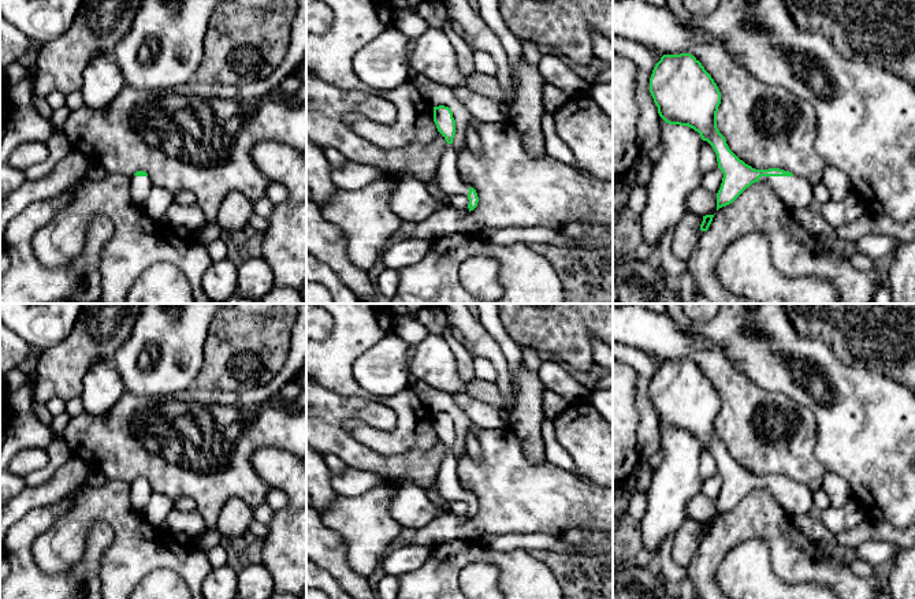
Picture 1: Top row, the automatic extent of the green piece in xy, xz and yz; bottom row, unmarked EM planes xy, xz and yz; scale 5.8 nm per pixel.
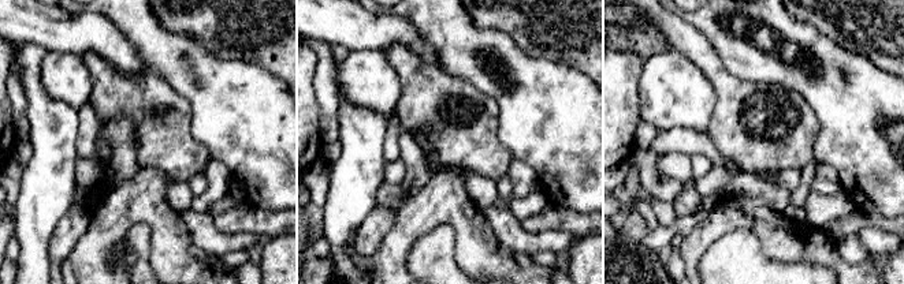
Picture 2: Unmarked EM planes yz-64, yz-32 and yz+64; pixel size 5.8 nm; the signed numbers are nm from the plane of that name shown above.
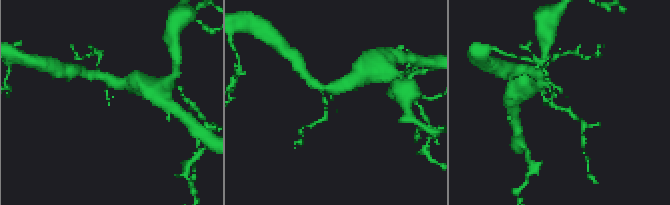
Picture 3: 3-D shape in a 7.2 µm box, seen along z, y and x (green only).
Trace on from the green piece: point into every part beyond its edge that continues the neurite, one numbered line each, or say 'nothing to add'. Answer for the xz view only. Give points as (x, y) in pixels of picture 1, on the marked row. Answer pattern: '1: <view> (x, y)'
1: xz (447, 175)

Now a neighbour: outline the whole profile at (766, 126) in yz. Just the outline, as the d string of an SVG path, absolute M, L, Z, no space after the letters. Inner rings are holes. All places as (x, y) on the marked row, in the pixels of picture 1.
M699 40L692 45L691 55L702 63L721 92L717 127L740 160L755 170L789 171L812 186L822 182L826 164L815 149L817 112L811 103L784 88L760 83L739 70L718 41Z

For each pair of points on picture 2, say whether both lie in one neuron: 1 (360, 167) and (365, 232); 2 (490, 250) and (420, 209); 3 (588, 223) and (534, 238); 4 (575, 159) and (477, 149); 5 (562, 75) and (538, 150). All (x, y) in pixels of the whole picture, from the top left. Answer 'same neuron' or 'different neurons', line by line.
1: different neurons
2: same neuron
3: different neurons
4: different neurons
5: same neuron

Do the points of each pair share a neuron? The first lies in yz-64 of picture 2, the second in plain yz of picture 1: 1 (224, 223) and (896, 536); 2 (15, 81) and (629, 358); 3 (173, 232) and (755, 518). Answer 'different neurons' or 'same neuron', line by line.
1: same neuron
2: same neuron
3: same neuron

